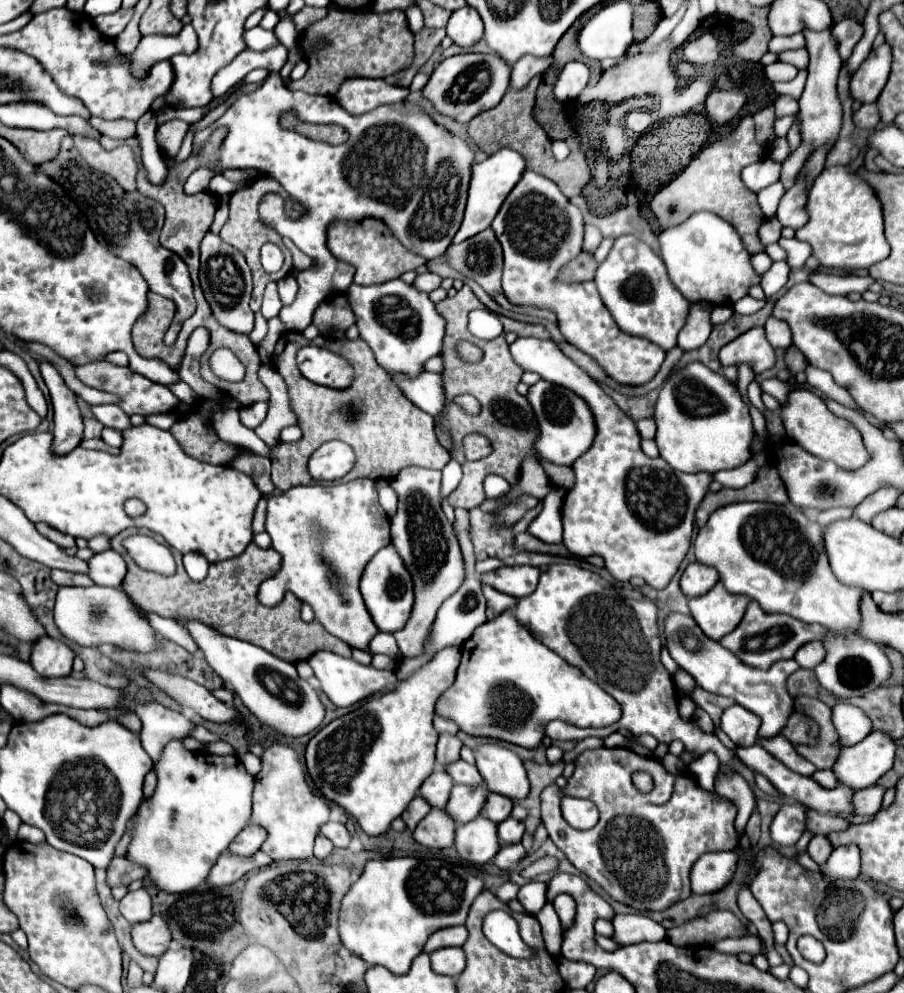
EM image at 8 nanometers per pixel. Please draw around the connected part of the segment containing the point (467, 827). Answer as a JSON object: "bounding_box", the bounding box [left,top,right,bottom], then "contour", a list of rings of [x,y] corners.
{"bounding_box":[455,816,501,864],"contour":[[[477,816],[467,824],[457,824],[455,848],[461,860],[473,864],[489,862],[501,848],[497,836],[497,824],[485,816]]]}

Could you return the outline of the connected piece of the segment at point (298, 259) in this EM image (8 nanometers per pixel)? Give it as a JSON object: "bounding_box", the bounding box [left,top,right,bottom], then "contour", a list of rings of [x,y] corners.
{"bounding_box":[283,238,313,270],"contour":[[[283,238],[283,242],[289,250],[291,250],[292,258],[293,258],[293,266],[298,270],[304,270],[311,266],[313,266],[313,262],[311,262],[311,258],[309,256],[305,256],[297,246],[288,238]]]}

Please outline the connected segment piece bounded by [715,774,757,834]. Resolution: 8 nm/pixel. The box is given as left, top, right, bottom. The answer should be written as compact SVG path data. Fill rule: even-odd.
M719 774L715 778L715 790L719 796L727 798L729 802L733 802L737 806L739 814L735 820L735 828L739 834L742 834L745 830L745 824L747 824L747 820L753 814L755 804L757 804L753 790L749 788L749 784L739 774L731 774L731 776Z

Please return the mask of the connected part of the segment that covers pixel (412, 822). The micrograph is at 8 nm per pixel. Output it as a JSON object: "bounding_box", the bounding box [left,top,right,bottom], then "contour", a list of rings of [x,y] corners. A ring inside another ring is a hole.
{"bounding_box":[401,796,431,830],"contour":[[[415,796],[415,800],[407,806],[407,810],[401,814],[401,818],[407,822],[407,828],[413,830],[427,814],[429,814],[431,806],[427,800],[423,800],[421,796]]]}

